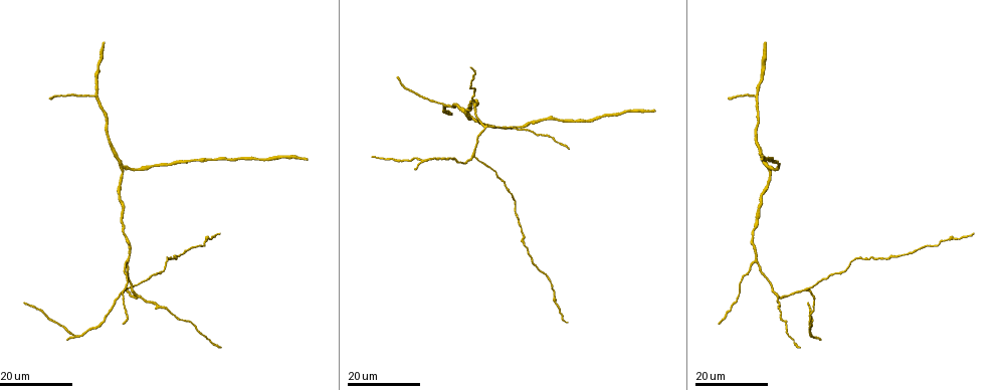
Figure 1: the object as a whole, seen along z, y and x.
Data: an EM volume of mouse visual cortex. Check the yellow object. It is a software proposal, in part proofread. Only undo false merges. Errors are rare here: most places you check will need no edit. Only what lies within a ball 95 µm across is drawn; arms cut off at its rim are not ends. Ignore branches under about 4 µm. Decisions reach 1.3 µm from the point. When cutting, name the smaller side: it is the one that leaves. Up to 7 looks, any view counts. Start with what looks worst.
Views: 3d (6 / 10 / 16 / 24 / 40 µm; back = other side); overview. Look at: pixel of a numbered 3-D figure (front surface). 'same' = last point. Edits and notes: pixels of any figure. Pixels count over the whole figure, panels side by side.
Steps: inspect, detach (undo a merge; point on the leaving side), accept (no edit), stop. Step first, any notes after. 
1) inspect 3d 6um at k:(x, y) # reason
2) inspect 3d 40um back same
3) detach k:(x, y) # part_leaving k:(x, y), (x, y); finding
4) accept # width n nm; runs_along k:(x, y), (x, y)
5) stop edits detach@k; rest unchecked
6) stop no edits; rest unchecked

inspect 3d 16um at 1:(756, 95) # branch point

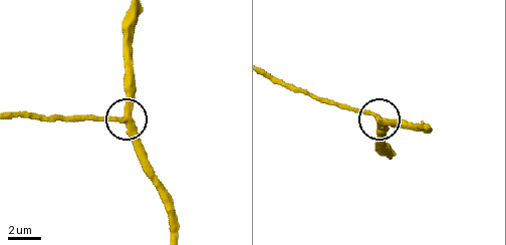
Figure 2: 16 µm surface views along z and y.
inspect 3d 10um at 2:(122, 117)

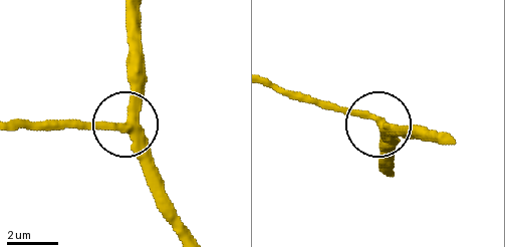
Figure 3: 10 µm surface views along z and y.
inspect 3d 6um at 3:(126, 128) # zoom in

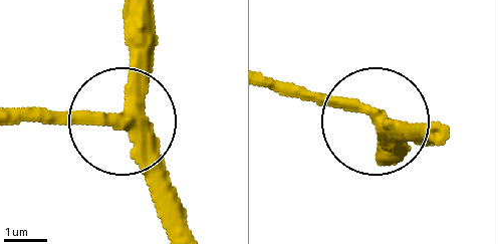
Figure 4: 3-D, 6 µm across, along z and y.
accept # width 340 nm; all the same neuron

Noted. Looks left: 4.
inspect 3d 24um at 1:(473, 105) # three arms meet

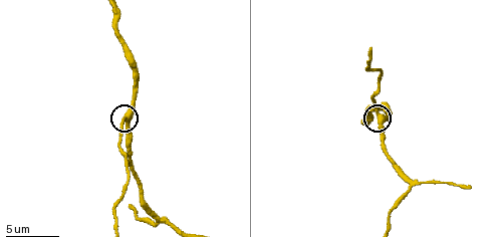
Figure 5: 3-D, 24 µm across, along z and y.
inspect 3d 10um at 5:(126, 116)

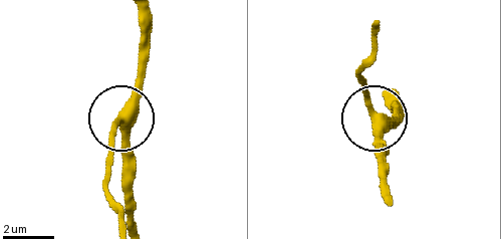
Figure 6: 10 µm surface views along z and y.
accept # one neuron here

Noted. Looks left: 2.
inspect 3d 16um at 1:(809, 288) # three-way junction

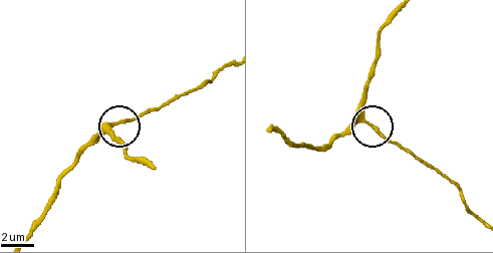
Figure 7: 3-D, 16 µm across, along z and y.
inspect 3d 10um at 7:(108, 123)

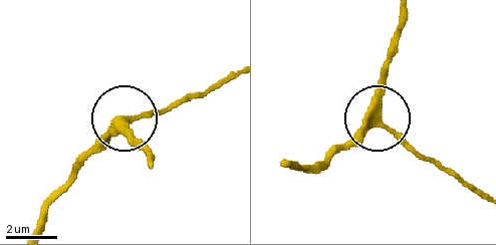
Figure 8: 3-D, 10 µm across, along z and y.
accept # arms 3; runs_along 8:(402, 11), (381, 108), (326, 165); continuous, no second neuron

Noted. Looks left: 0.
stop no edits; rest unchecked

